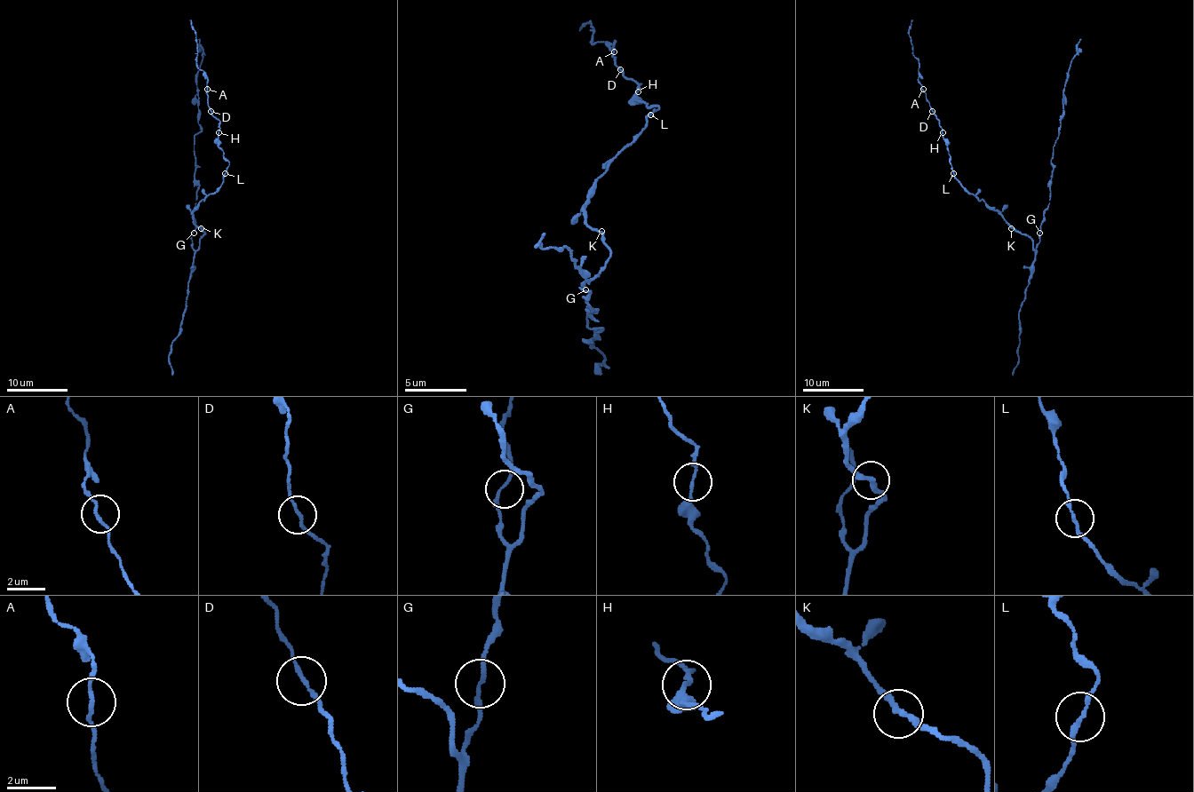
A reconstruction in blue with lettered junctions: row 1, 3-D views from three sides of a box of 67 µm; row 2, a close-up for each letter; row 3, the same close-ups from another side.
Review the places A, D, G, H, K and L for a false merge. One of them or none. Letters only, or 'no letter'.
no letter

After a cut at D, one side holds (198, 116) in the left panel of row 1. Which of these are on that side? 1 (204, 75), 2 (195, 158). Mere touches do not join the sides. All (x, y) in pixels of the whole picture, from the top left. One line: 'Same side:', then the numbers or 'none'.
Same side: 2

